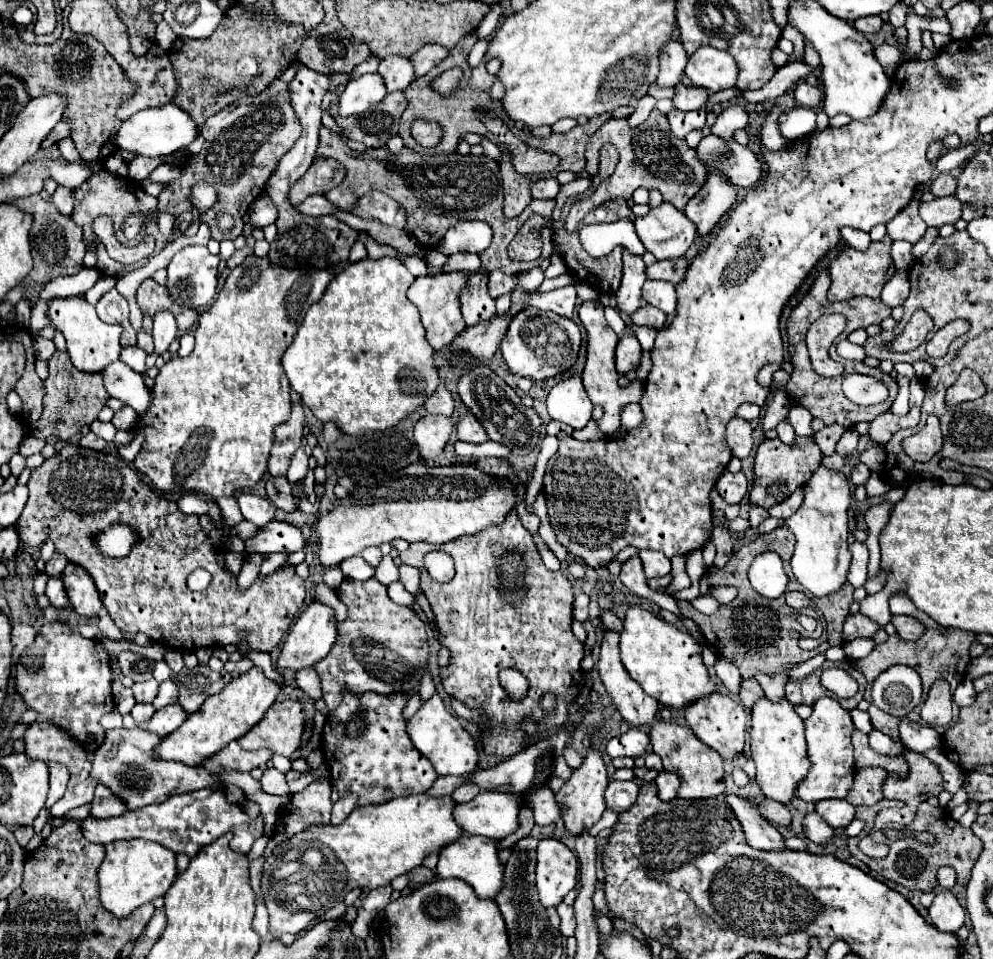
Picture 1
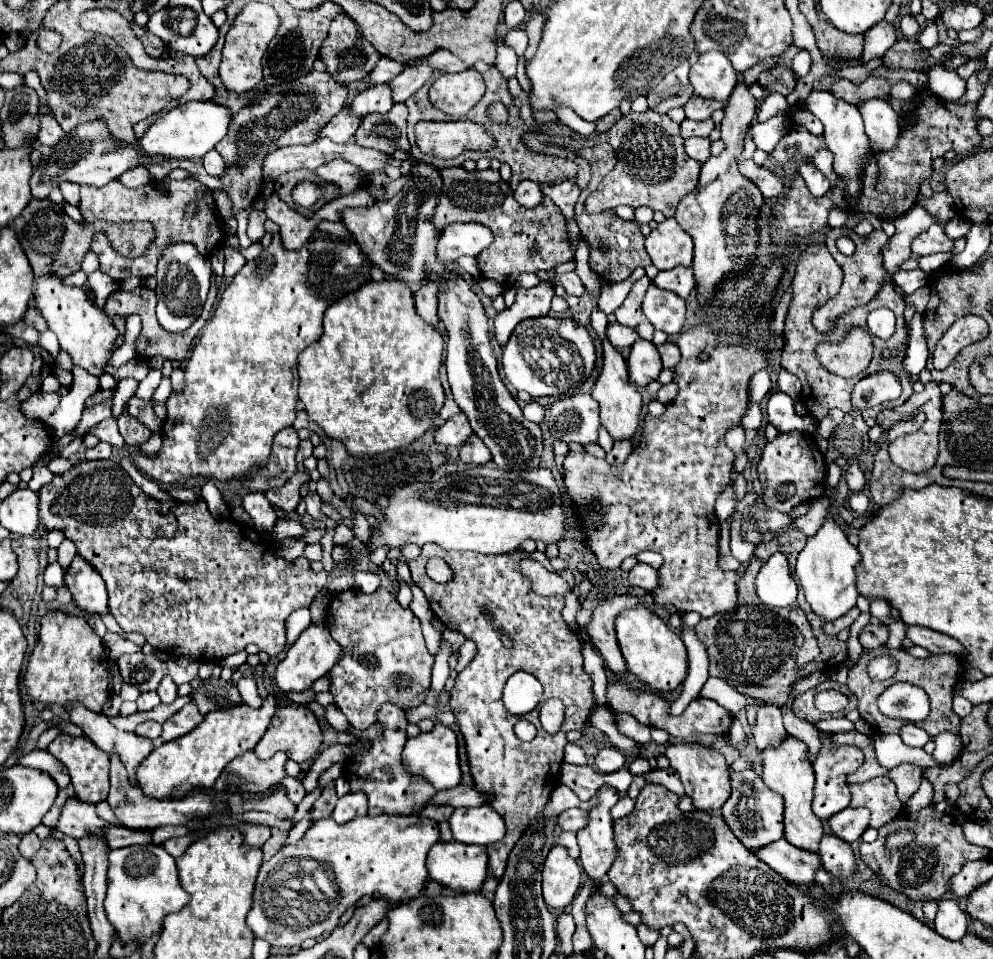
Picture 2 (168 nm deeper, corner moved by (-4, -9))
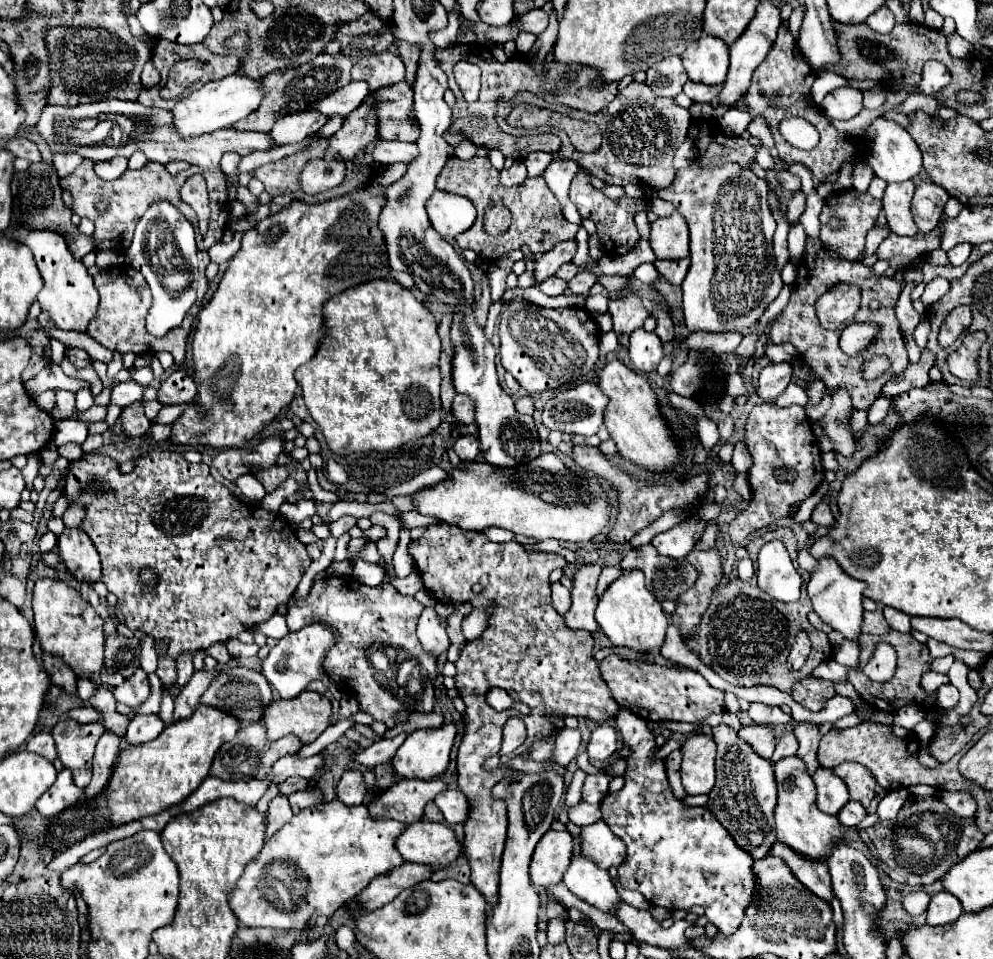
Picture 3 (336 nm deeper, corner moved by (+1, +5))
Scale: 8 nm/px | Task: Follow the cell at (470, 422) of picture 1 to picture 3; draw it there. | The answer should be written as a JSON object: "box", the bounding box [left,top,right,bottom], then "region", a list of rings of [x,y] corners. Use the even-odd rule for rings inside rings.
{"box":[454,436,478,462],"region":[[[460,436],[454,442],[454,452],[462,462],[472,462],[478,456],[478,438],[476,436]]]}

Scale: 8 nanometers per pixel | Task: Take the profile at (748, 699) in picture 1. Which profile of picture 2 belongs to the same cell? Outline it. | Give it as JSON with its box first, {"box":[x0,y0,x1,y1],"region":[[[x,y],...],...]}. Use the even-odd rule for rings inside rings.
{"box":[751,706,787,750],"region":[[[775,706],[757,708],[757,720],[751,726],[751,734],[753,734],[753,744],[757,746],[757,750],[767,748],[767,744],[769,746],[779,744],[779,740],[783,740],[783,736],[787,734],[783,728],[781,710]]]}

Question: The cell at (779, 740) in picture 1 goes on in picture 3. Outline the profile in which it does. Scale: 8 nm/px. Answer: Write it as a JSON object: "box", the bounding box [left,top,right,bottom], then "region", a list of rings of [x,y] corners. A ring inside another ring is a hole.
{"box":[774,756,846,862],"region":[[[790,756],[774,764],[776,784],[778,784],[778,804],[776,804],[776,838],[784,846],[790,846],[796,854],[802,854],[808,860],[826,862],[834,850],[834,844],[844,840],[846,828],[838,822],[836,816],[824,814],[816,806],[816,786],[812,776],[806,772],[806,766],[800,758]]]}

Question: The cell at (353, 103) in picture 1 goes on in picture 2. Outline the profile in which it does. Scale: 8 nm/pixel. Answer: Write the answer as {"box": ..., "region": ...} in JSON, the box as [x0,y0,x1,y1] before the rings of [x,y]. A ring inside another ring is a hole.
{"box":[319,108,363,144],"region":[[[343,108],[343,112],[335,114],[331,118],[331,122],[321,128],[319,138],[327,136],[327,138],[331,138],[333,142],[339,142],[339,144],[351,142],[353,134],[355,134],[355,130],[359,128],[361,122],[363,122],[363,116],[351,116],[351,112],[347,112],[347,108]]]}

